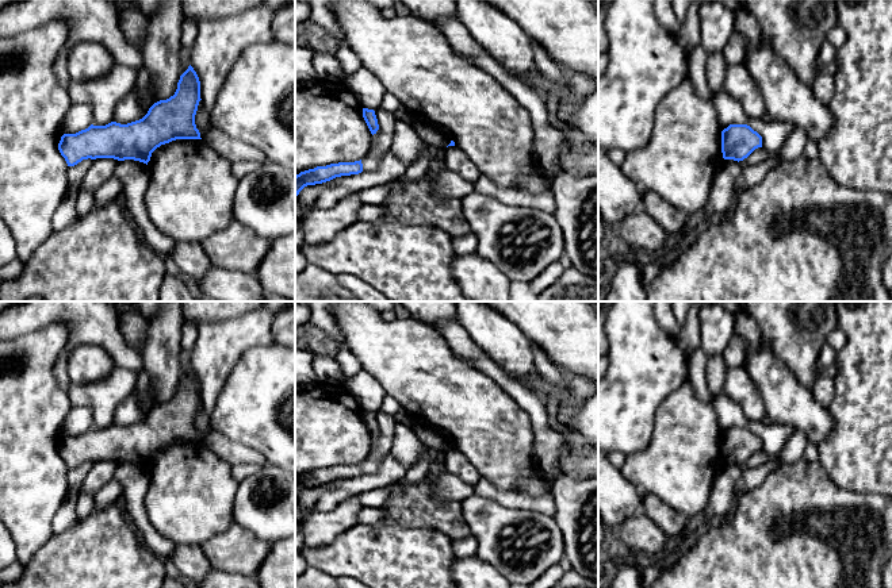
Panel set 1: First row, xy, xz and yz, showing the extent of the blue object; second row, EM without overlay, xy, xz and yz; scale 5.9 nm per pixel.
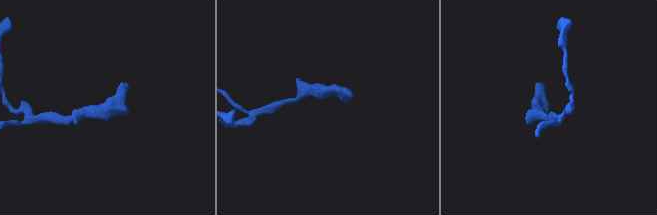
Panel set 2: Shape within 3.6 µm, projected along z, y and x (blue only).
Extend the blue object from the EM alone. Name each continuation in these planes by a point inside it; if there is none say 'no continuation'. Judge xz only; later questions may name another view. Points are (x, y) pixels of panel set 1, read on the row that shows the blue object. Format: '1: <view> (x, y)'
no continuation

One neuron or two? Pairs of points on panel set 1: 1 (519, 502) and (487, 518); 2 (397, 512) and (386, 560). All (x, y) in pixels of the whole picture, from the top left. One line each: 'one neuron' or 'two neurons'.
1: two neurons
2: two neurons

